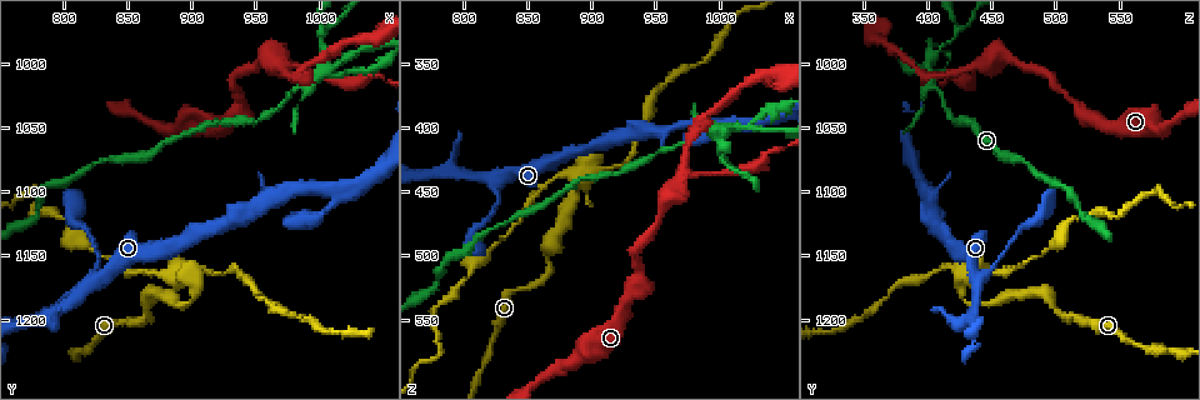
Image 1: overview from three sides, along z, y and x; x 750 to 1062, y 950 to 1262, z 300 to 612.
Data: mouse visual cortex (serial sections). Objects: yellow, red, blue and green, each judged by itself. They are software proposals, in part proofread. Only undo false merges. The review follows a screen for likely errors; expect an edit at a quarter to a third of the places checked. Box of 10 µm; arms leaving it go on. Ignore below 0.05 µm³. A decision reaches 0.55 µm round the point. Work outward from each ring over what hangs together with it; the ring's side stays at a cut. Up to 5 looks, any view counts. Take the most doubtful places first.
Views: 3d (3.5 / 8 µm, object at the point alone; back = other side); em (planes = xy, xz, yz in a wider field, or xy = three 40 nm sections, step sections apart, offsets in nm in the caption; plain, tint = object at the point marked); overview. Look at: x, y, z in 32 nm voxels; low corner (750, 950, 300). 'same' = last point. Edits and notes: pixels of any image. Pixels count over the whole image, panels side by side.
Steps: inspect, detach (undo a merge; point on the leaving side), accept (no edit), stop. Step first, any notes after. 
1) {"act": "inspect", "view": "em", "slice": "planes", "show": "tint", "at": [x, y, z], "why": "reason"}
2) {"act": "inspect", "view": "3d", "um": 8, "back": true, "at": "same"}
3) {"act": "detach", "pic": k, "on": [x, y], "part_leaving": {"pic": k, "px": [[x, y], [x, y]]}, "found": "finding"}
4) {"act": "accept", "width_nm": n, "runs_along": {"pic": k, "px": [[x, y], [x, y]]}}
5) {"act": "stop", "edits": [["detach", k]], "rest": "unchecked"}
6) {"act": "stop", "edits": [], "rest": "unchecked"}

{"act": "inspect", "view": "3d", "um": 3.5, "at": [1004, 1006, 402], "why": "four-way junction"}

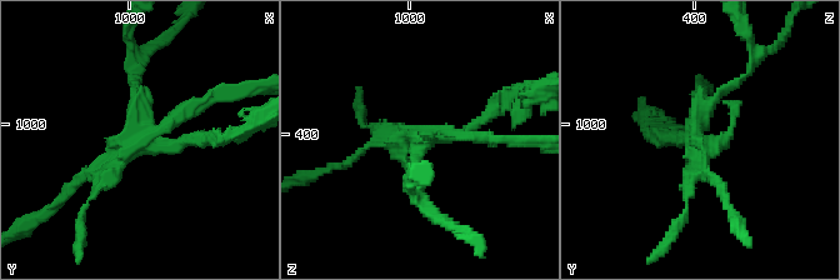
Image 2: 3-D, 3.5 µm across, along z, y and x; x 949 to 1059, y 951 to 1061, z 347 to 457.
{"act": "inspect", "view": "em", "slice": "planes", "show": "tint", "at": [1002, 1006, 400], "why": "shape alone is not enough"}

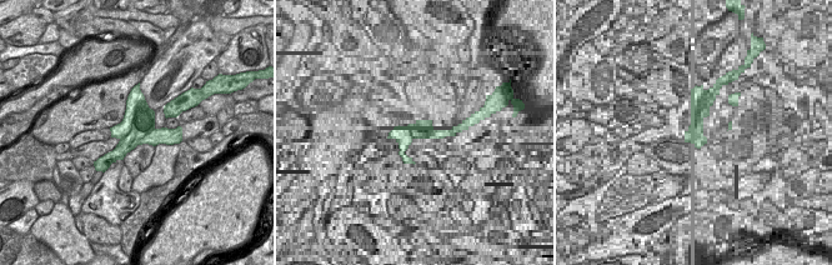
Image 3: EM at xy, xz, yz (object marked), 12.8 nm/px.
{"act": "detach", "pic": 2, "on": [423, 146], "part_leaving": {"pic": 2, "px": [[114, 163], [140, 136], [136, 71]]}, "found": "a second cell is stuck on"}

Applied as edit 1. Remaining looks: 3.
{"act": "inspect", "view": "overview"}

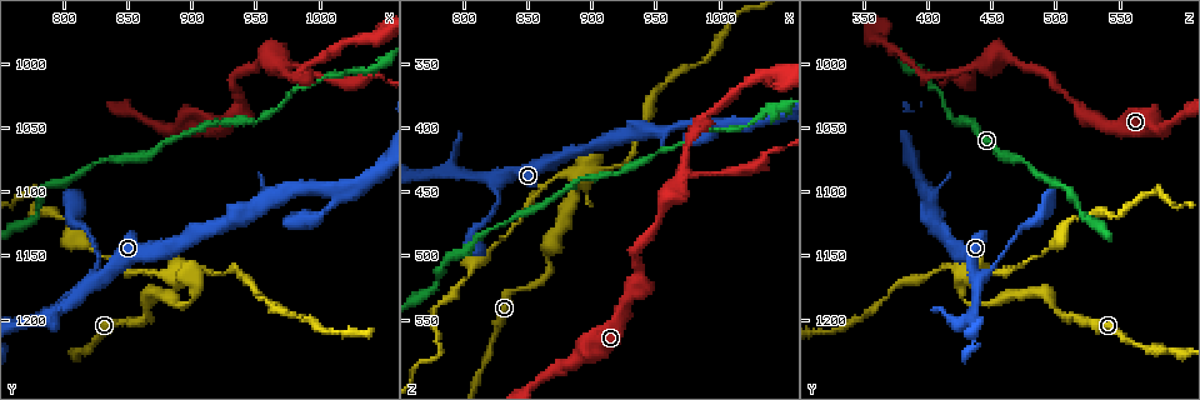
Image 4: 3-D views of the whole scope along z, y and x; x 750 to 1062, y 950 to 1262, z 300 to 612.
{"act": "inspect", "view": "3d", "um": 3.5, "at": [822, 1170, 438]}

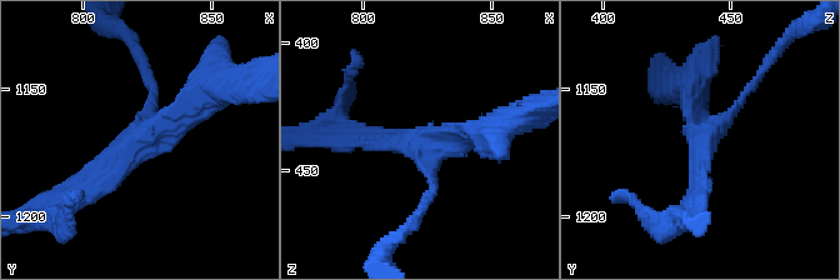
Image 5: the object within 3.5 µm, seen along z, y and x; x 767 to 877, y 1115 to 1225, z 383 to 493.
{"act": "accept", "arm_widths_nm": [150, 200, 300], "runs_along": {"pic": 5, "px": [[206, 93], [84, 196]]}, "found": "continuous, no second cell"}

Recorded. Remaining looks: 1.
{"act": "stop", "edits": [["detach", 2]], "rest": "unchecked"}

